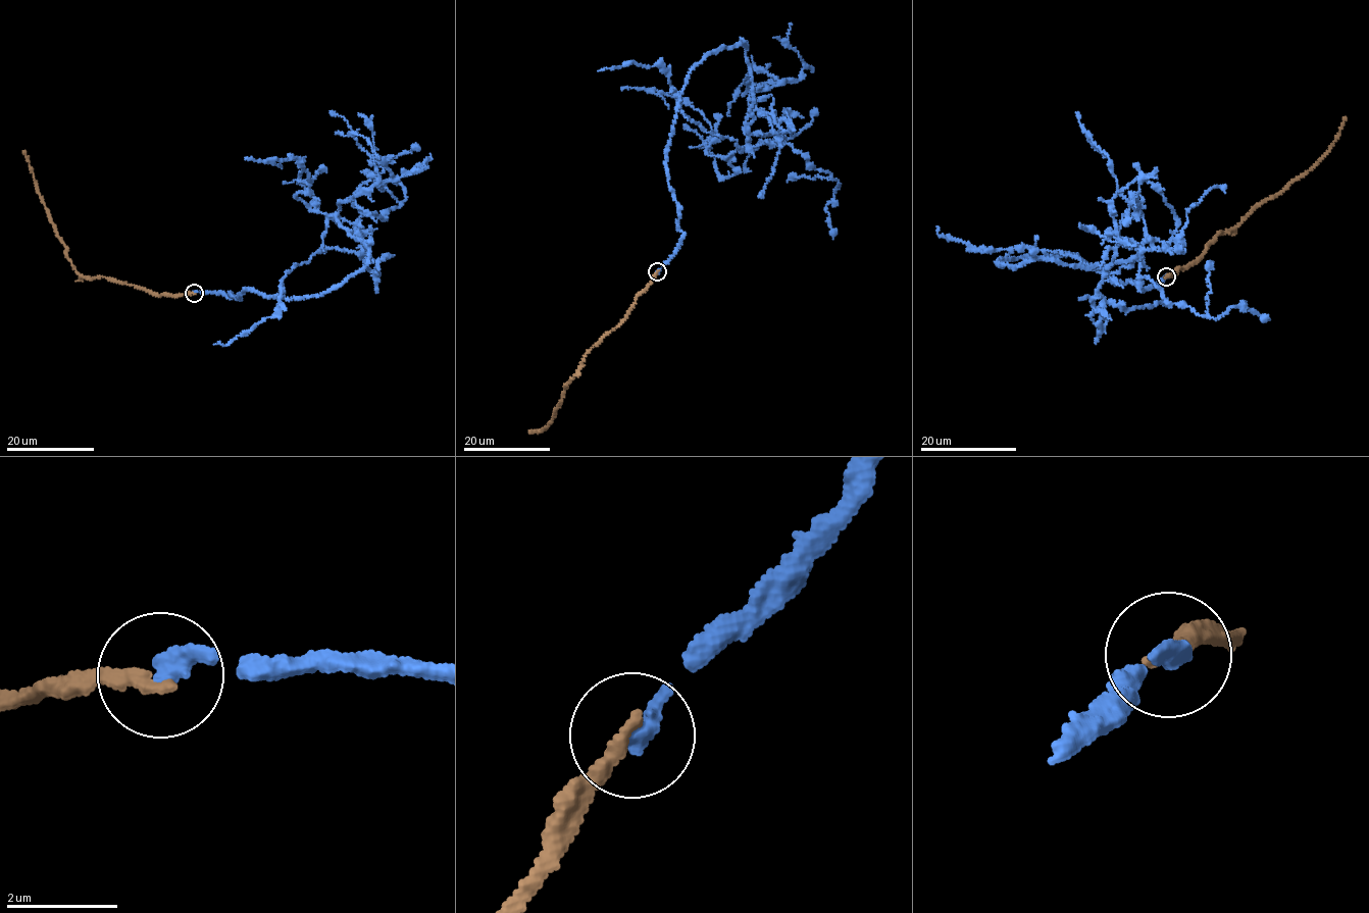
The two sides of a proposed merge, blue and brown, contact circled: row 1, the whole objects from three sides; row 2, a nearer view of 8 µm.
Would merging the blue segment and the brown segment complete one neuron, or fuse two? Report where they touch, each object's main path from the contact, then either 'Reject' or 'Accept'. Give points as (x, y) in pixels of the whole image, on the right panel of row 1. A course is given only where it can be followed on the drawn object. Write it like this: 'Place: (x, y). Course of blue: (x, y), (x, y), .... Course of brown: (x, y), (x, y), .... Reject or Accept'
Place: (1166, 276). Course of blue: (1166, 276), (1141, 290), (1071, 254), (1001, 259), (1014, 269), (1139, 256), (1108, 273), (937, 227). Course of brown: (1167, 276), (1195, 262), (1219, 232), (1238, 226), (1263, 201), (1278, 195), (1312, 169), (1329, 150), (1345, 116). Reject

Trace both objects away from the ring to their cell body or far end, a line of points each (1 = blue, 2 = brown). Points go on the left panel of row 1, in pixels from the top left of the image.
1: (193, 293), (317, 295), (360, 271), (369, 252), (326, 217), (322, 251), (282, 280), (276, 313), (214, 344)
2: (193, 292), (161, 295), (97, 276), (87, 280), (78, 272), (43, 203), (23, 150)

